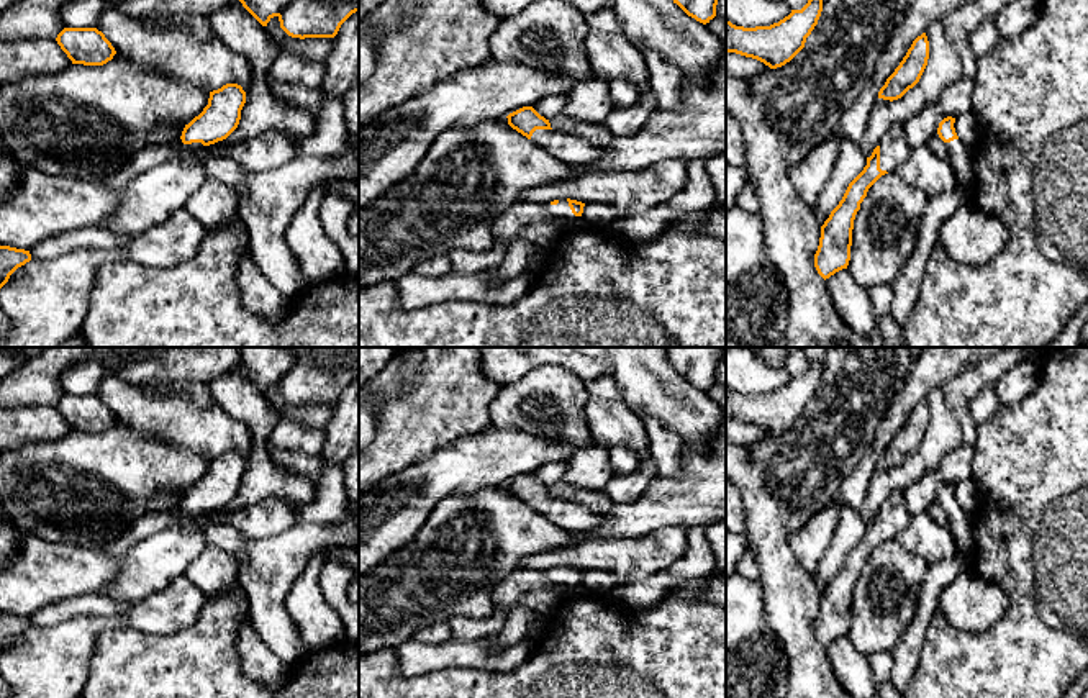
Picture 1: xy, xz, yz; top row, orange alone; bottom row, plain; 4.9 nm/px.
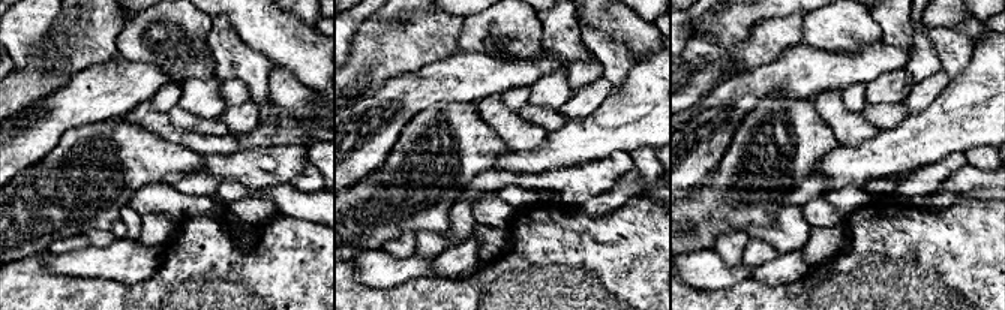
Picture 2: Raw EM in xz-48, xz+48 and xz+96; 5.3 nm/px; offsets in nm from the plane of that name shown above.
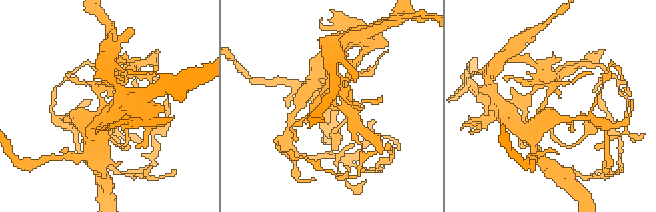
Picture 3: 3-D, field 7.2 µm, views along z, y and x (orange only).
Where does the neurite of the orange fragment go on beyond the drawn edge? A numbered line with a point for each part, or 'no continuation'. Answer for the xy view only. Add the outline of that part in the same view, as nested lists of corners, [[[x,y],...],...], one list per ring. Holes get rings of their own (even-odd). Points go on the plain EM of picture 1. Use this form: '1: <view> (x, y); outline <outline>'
1: xy (187, 521); outline [[[202,510],[184,511],[179,526],[184,529],[193,529],[197,528],[195,519],[202,514],[203,514]]]

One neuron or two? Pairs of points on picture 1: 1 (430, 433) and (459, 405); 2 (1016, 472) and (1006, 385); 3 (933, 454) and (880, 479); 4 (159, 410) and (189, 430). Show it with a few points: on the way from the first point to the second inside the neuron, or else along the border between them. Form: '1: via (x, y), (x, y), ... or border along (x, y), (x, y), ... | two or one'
1: via (436, 426), (453, 410) | one
2: border along (1038, 379), (1038, 385), (1020, 402), (1001, 407) | two
3: via (920, 462), (893, 479) | one
4: via (166, 416), (174, 416), (182, 423) | one

